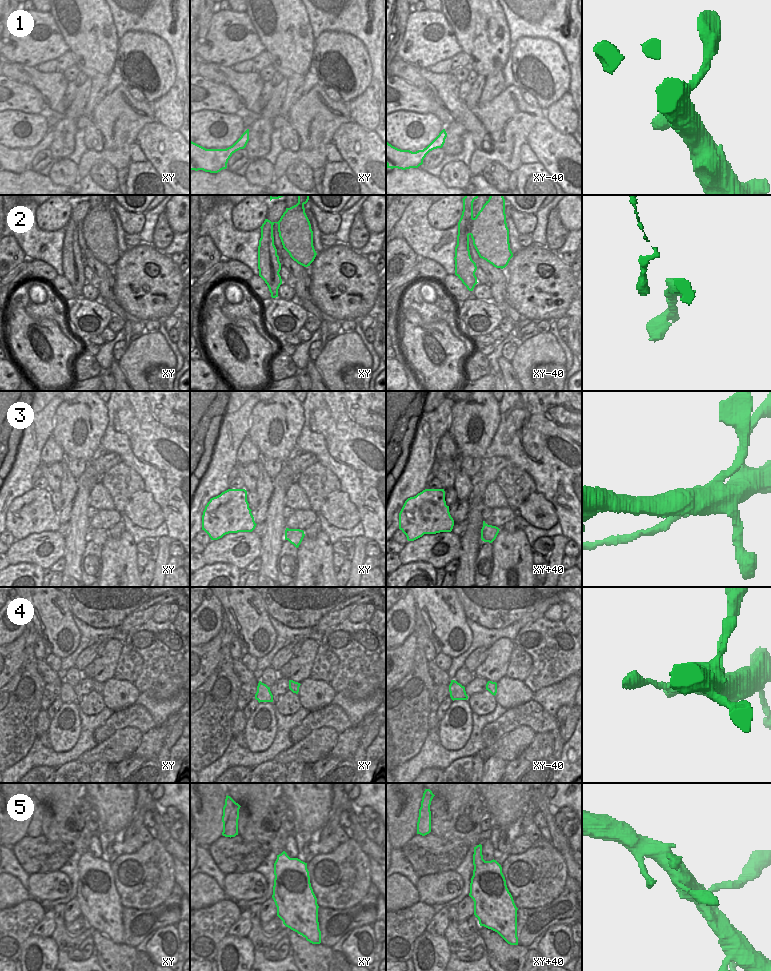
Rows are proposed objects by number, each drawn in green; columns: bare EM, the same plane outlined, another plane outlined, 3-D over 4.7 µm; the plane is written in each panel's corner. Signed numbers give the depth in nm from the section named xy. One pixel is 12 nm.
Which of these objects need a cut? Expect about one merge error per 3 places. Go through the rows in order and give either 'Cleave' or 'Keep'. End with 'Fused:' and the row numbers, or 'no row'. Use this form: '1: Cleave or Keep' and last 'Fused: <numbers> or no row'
1: Keep
2: Keep
3: Cleave
4: Keep
5: Keep
Fused: 3

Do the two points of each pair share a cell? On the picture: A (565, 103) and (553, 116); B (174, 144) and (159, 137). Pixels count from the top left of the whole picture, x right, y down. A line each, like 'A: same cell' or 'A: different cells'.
A: same cell
B: same cell

